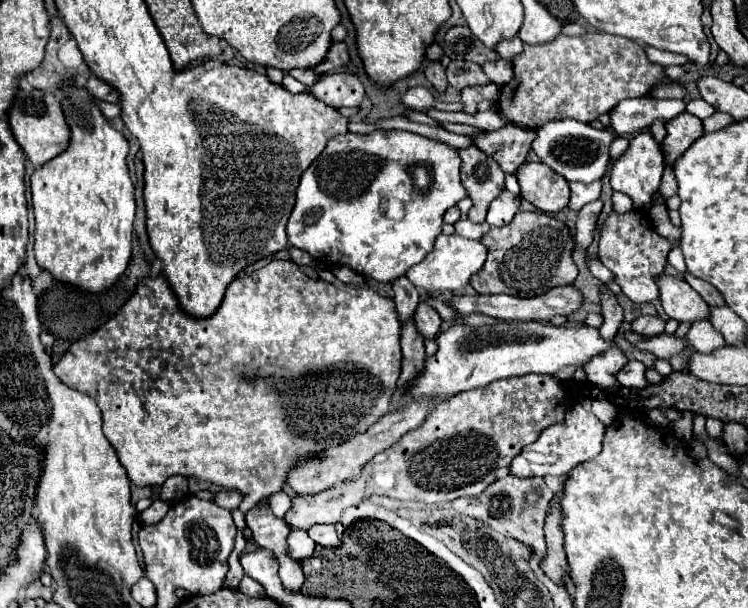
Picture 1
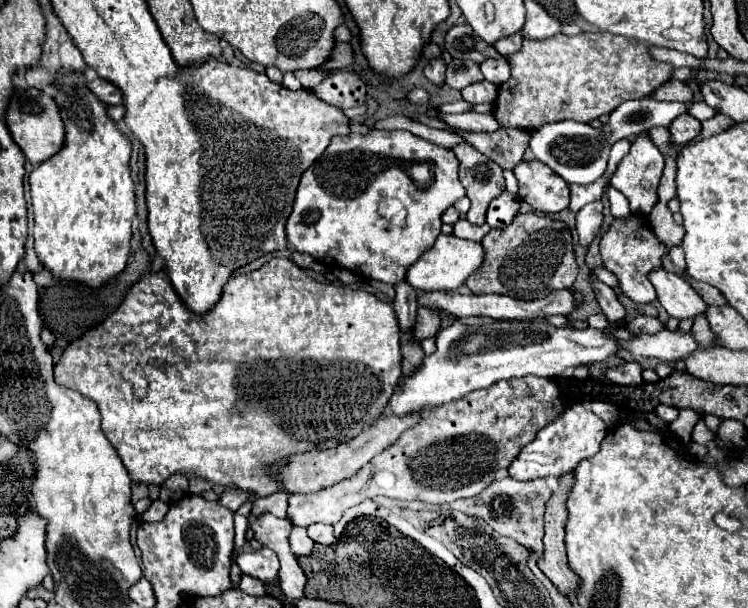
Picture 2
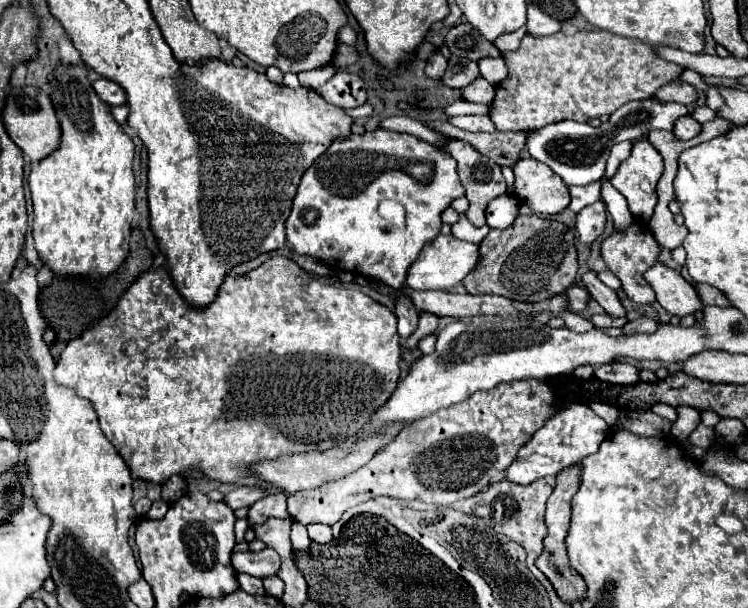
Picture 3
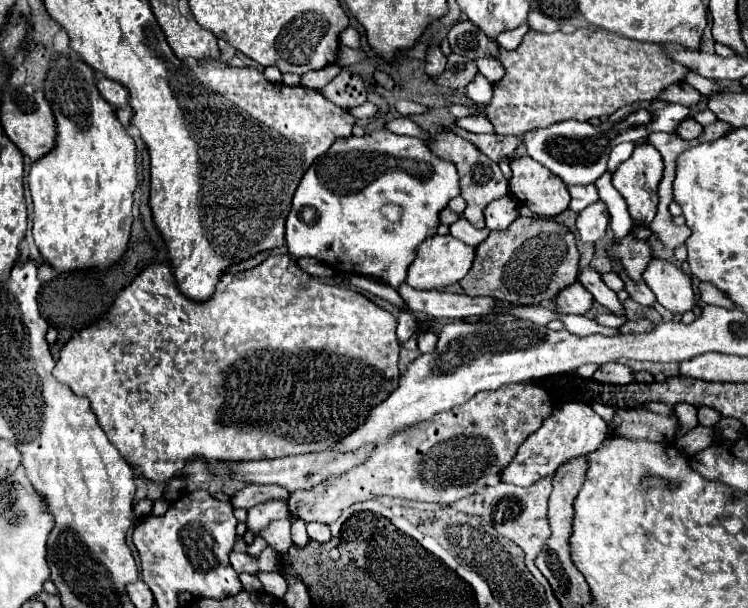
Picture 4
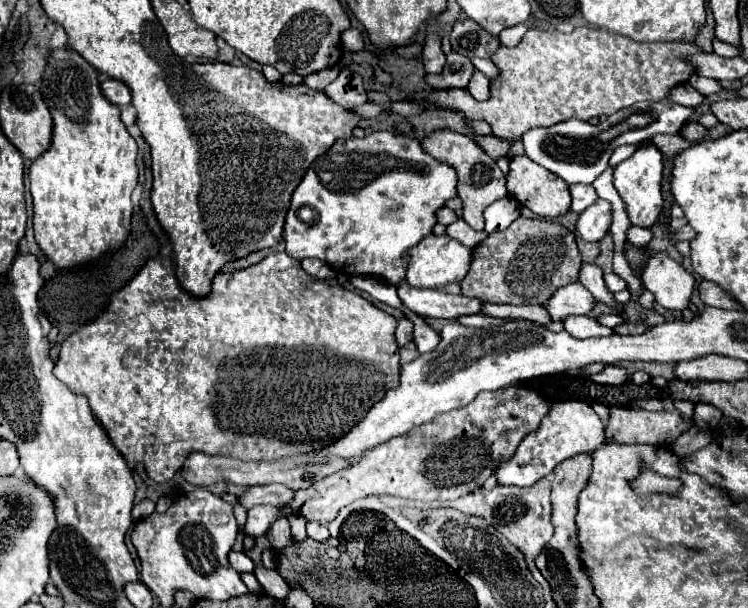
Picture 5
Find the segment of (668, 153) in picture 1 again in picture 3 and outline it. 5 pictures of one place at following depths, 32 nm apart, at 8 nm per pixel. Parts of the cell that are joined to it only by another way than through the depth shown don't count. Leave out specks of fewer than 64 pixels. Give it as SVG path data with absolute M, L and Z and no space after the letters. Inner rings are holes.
M688 114L682 120L678 120L676 128L674 128L674 136L678 140L692 140L694 136L698 136L702 132L702 126Z

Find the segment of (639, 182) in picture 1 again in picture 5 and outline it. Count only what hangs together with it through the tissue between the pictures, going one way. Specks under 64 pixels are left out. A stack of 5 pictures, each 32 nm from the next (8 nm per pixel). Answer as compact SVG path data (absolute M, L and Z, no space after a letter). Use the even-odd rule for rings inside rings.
M638 146L638 150L624 162L620 162L614 170L614 188L626 204L626 214L632 226L652 228L662 212L662 152L656 146Z

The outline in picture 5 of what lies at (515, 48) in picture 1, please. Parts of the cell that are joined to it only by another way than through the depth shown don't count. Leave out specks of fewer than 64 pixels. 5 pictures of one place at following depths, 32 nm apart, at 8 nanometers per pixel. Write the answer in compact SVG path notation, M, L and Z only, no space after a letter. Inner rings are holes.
M526 24L505 28L499 34L500 43L506 44L506 46L516 46L522 40L522 36L526 34L526 30L528 30Z

